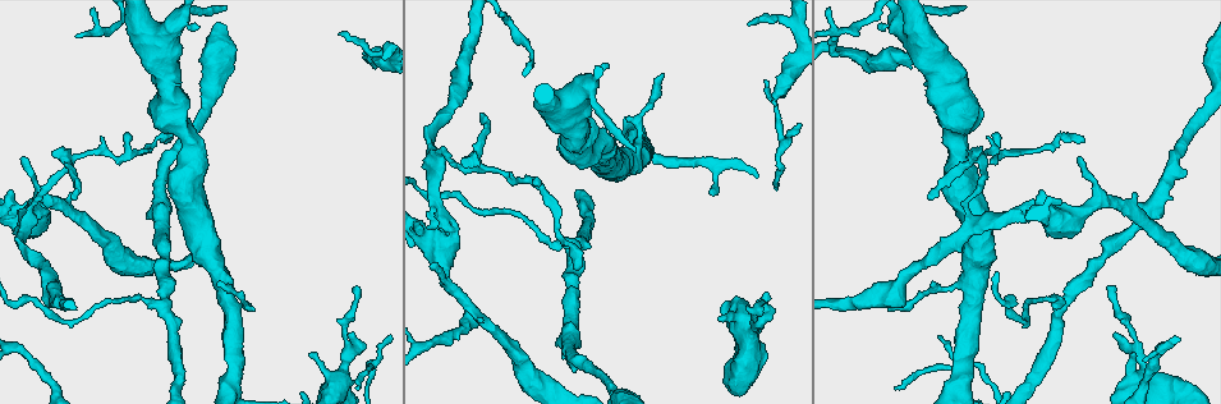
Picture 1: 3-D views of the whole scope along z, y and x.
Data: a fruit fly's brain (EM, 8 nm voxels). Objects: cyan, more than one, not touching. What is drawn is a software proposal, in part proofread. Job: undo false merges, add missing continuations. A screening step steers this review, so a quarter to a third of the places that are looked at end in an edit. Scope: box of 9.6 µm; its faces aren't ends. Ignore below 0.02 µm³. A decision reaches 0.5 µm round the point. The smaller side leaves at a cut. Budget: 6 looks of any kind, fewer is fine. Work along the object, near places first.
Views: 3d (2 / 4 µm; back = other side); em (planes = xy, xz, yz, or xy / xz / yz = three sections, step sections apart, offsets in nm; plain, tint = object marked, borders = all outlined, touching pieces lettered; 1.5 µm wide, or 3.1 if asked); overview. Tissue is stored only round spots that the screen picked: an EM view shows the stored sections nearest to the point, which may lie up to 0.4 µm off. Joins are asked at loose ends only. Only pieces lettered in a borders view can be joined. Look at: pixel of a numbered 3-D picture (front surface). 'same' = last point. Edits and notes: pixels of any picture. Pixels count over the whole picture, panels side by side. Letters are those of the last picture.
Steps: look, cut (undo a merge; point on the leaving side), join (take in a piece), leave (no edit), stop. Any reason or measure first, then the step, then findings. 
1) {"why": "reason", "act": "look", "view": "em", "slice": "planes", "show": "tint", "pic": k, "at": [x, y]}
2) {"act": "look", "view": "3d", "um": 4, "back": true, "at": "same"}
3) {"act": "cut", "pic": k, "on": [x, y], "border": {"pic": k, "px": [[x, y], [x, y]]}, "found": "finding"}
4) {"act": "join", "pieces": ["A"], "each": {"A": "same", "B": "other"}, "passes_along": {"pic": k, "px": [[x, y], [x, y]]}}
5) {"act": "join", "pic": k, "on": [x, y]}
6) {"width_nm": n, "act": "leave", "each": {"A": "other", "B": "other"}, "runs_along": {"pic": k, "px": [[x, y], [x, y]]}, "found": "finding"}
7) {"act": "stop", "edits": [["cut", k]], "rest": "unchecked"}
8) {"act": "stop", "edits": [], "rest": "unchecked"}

{"why": "tapers out", "act": "look", "view": "3d", "um": 2, "pic": 1, "at": [837, 39]}

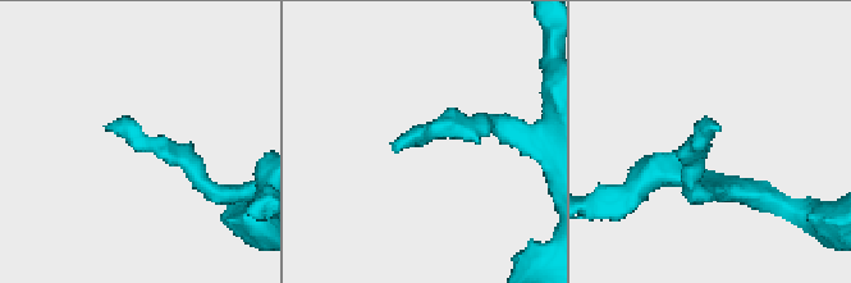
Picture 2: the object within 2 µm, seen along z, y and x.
{"why": "shape alone is not enough", "act": "look", "view": "em", "slice": "planes", "show": "borders", "pic": 2, "at": [721, 129]}

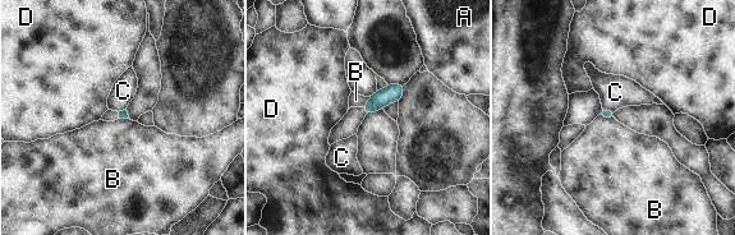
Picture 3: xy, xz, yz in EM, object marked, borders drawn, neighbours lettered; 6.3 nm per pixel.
{"act": "leave", "each": {"A": "other", "B": "other", "C": "other", "D": "other"}, "found": "no lettered piece goes on from it"}

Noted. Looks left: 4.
{"why": "branch stops here", "act": "look", "view": "em", "slice": "planes", "show": "borders", "pic": 1, "at": [311, 353]}

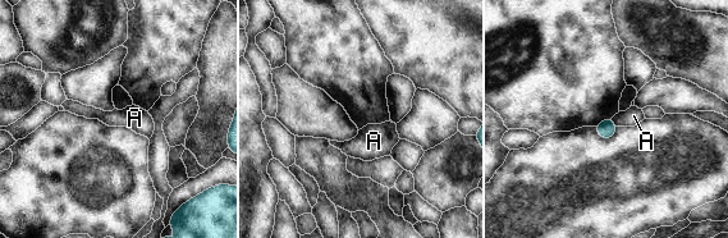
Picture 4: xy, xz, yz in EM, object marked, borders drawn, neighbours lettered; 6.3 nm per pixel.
{"longest_contact_nm": ["A", 70], "act": "leave", "each": {"A": "other"}, "border": {"pic": 4, "px": [[612, 118], [617, 126]]}, "found": "none of them fits"}

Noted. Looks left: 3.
{"why": "arms part here", "act": "look", "view": "3d", "um": 4, "pic": 1, "at": [1059, 303]}

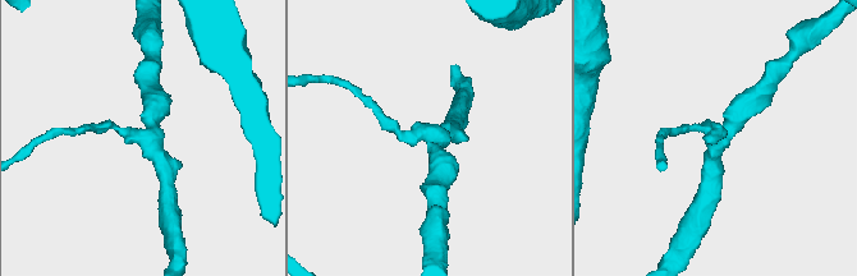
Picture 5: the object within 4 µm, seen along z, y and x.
{"arms": 3, "act": "look", "view": "em", "slice": "xz", "step": 8, "show": "borders", "pic": 5, "at": [436, 139]}

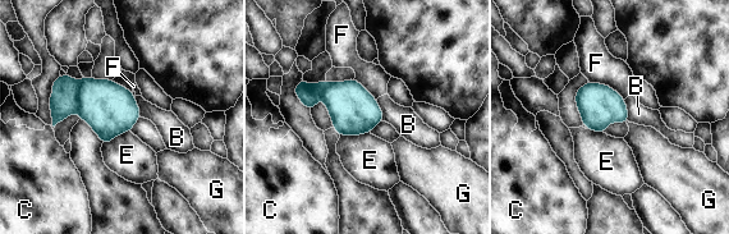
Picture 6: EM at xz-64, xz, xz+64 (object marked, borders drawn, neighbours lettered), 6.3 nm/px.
{"act": "cut", "pic": 6, "on": [110, 109], "each": {"B": "other", "C": "other", "E": "other", "F": "other", "G": "other"}, "border": {"pic": 6, "px": [[81, 81], [77, 111]]}, "found": "a second cell is stuck on"}

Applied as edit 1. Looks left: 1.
{"act": "stop", "edits": [["cut", 6]], "rest": "unchecked"}

